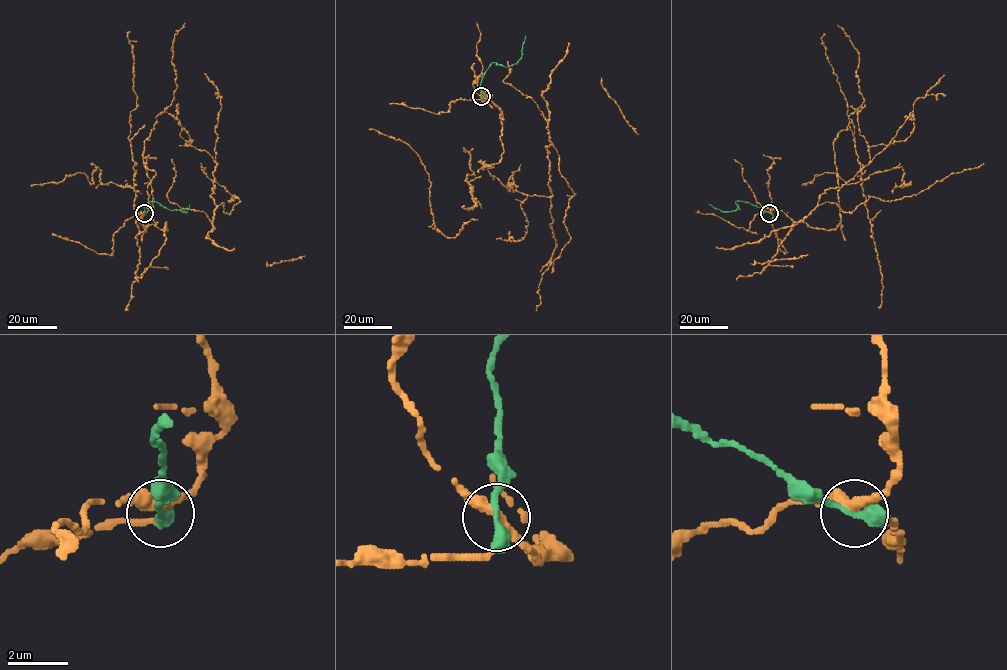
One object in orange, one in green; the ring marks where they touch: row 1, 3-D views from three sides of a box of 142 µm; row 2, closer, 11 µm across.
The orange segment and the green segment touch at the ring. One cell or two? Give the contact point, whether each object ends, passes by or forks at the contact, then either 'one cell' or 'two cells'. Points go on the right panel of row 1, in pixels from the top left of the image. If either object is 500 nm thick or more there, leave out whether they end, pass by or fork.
at (769, 213); orange passes by; green ends there; one cell

